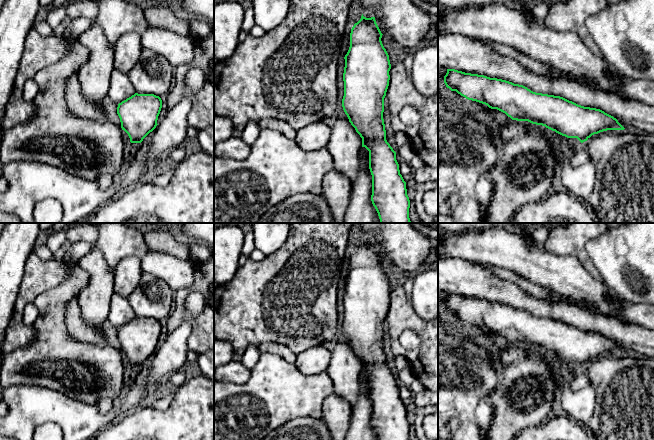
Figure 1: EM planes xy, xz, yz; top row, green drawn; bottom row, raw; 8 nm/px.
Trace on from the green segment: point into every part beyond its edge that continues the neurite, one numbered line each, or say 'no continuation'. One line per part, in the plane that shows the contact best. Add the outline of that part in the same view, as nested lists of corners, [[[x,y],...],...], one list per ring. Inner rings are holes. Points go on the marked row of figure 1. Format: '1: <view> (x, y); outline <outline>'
no continuation

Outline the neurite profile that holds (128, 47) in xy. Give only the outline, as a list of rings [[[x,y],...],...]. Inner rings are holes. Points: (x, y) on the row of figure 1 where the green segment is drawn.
[[[124,33],[115,44],[114,70],[128,74],[138,62],[142,49],[141,34]]]

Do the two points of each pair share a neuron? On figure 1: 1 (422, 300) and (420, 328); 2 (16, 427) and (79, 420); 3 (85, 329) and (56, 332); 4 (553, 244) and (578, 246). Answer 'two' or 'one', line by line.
1: two
2: one
3: two
4: one

